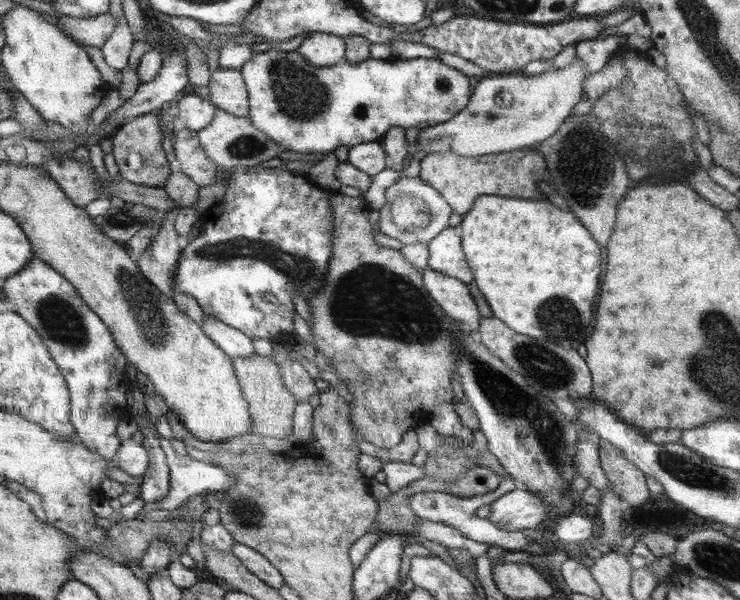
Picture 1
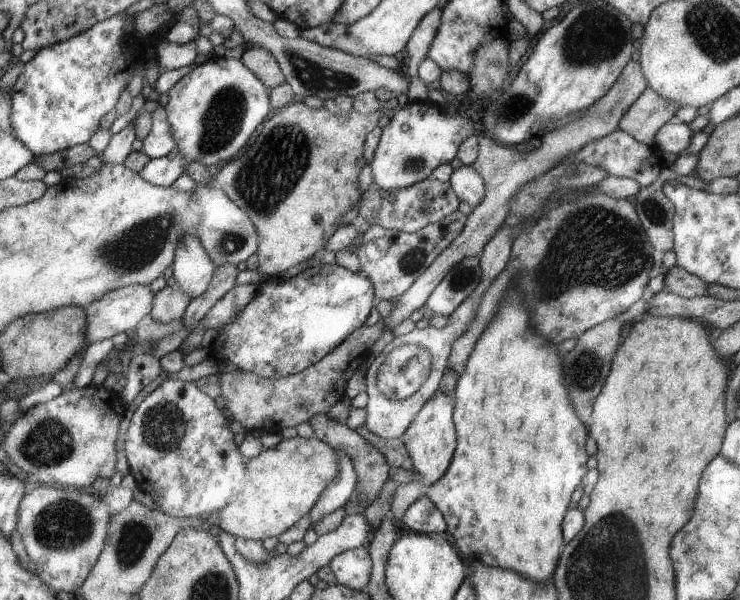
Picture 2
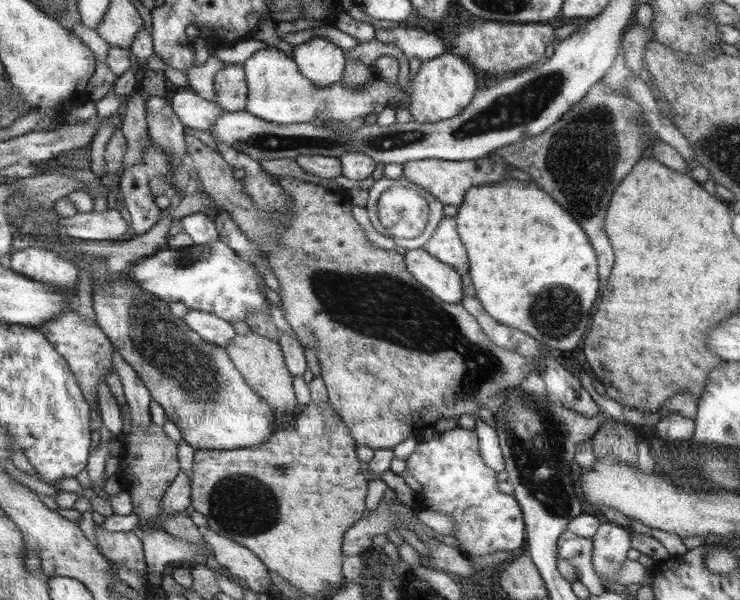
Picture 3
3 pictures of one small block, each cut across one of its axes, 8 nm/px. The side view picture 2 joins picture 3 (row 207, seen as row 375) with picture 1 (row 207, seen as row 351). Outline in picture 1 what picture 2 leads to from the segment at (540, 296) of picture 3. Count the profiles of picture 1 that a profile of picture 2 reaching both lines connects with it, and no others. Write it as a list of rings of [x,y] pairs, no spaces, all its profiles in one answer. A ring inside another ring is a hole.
[[[483,195],[474,202],[473,210],[464,216],[458,227],[462,230],[465,258],[469,267],[474,266],[474,274],[478,274],[474,285],[482,291],[494,317],[518,334],[545,338],[571,349],[577,349],[587,340],[602,258],[597,239],[577,215],[542,200]]]

